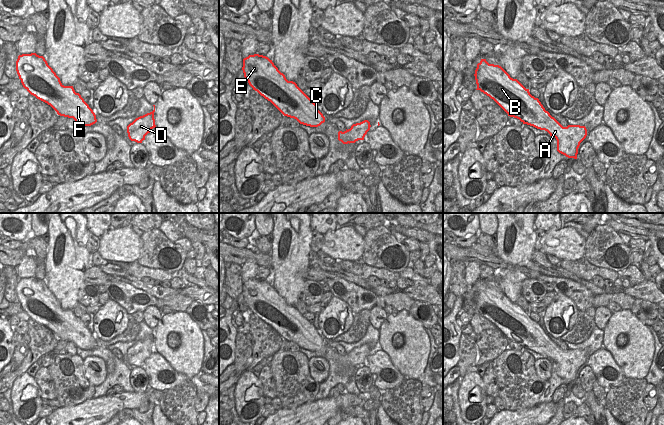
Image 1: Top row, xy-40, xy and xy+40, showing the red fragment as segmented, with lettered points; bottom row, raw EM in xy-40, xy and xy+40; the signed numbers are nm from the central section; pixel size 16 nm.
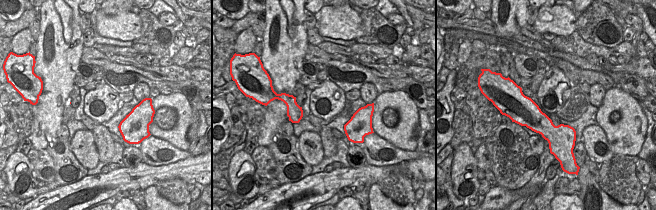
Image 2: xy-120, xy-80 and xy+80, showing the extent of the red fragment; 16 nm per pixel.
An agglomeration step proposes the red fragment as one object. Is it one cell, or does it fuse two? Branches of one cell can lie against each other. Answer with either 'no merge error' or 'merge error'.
no merge error

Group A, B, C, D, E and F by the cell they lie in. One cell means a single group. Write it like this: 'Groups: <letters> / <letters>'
Groups: A B C D E F.

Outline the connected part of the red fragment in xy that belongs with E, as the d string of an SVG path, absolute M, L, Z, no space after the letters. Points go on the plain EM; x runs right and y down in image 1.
M249 279L243 283L242 294L253 314L270 325L284 340L310 351L318 351L325 346L313 323L295 306L288 305L268 281Z

